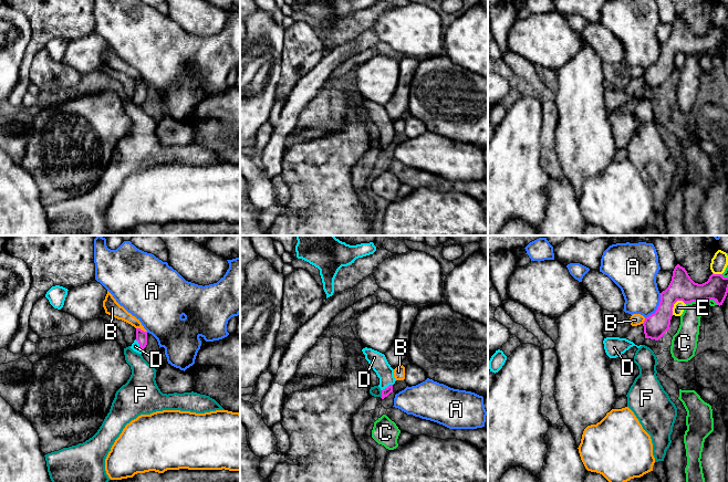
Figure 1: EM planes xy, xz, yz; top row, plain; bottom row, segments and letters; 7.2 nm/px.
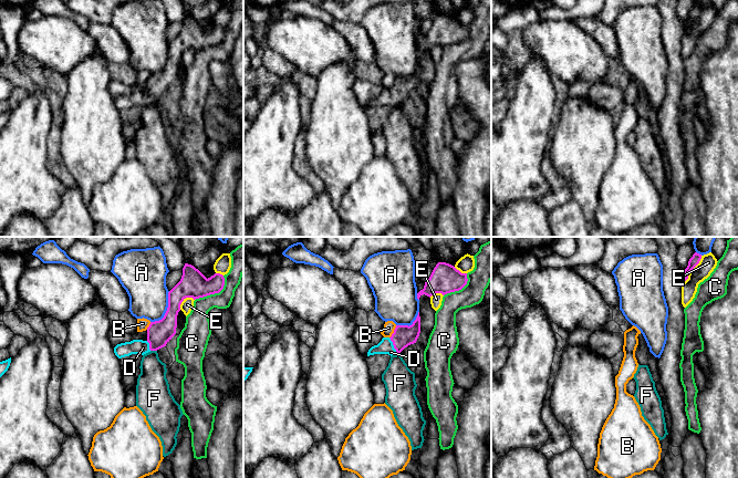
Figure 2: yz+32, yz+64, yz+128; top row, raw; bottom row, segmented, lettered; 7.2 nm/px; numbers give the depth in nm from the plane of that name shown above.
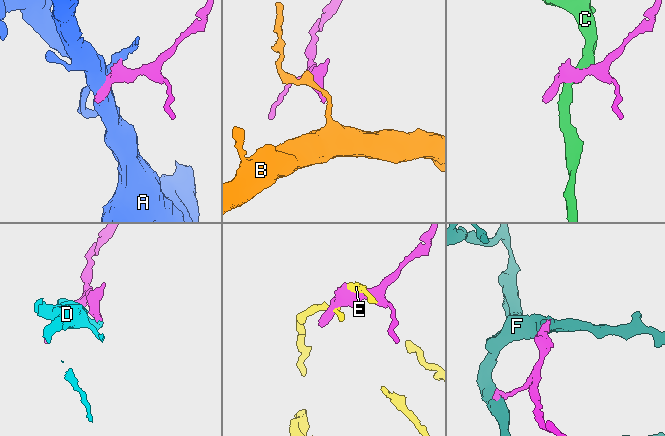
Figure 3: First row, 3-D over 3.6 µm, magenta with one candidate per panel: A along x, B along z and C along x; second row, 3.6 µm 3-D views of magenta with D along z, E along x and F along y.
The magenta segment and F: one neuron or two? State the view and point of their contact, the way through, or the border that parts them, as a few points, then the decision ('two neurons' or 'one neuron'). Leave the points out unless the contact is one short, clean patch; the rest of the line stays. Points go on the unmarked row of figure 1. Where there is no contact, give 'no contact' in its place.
meets magenta in xz at (382, 146); two neurons

